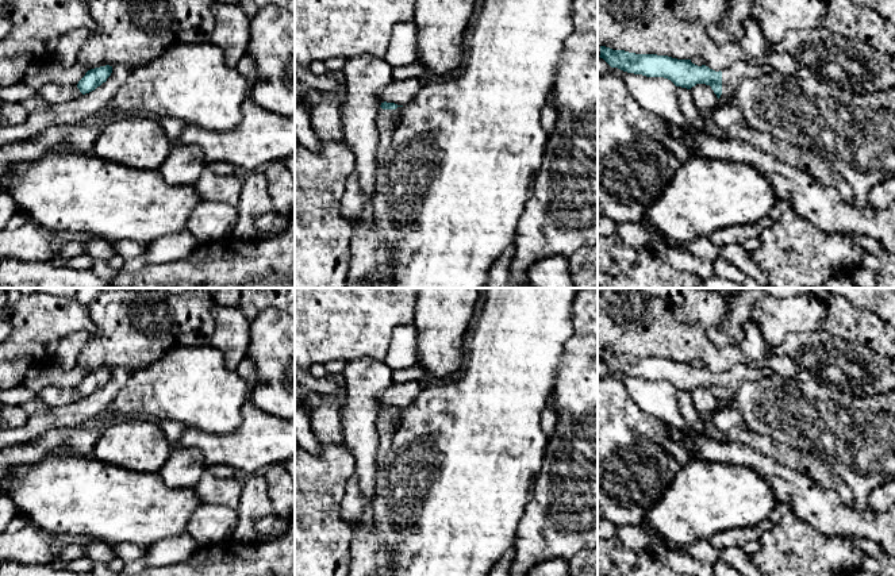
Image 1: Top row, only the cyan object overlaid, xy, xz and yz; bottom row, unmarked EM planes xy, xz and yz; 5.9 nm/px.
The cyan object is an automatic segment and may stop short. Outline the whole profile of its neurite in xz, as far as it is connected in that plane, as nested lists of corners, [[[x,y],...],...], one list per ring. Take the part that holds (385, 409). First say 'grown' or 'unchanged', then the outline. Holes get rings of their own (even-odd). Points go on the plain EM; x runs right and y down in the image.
grown; [[[381,406],[377,421],[376,429],[379,433],[379,448],[376,456],[376,468],[377,471],[381,469],[392,445],[392,437],[399,427],[403,416],[403,408],[397,408],[395,406]]]

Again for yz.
grown; [[[600,349],[600,361],[611,370],[646,380],[664,380],[676,389],[691,392],[696,387],[710,388],[717,400],[731,399],[746,380],[761,381],[776,377],[769,369],[758,369],[738,364],[733,369],[715,375],[706,368],[698,369],[691,362],[668,358],[635,357]]]

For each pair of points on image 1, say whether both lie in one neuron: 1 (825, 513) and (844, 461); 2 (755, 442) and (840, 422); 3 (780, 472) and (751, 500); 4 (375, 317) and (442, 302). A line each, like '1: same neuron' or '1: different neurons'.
1: different neurons
2: different neurons
3: different neurons
4: different neurons

